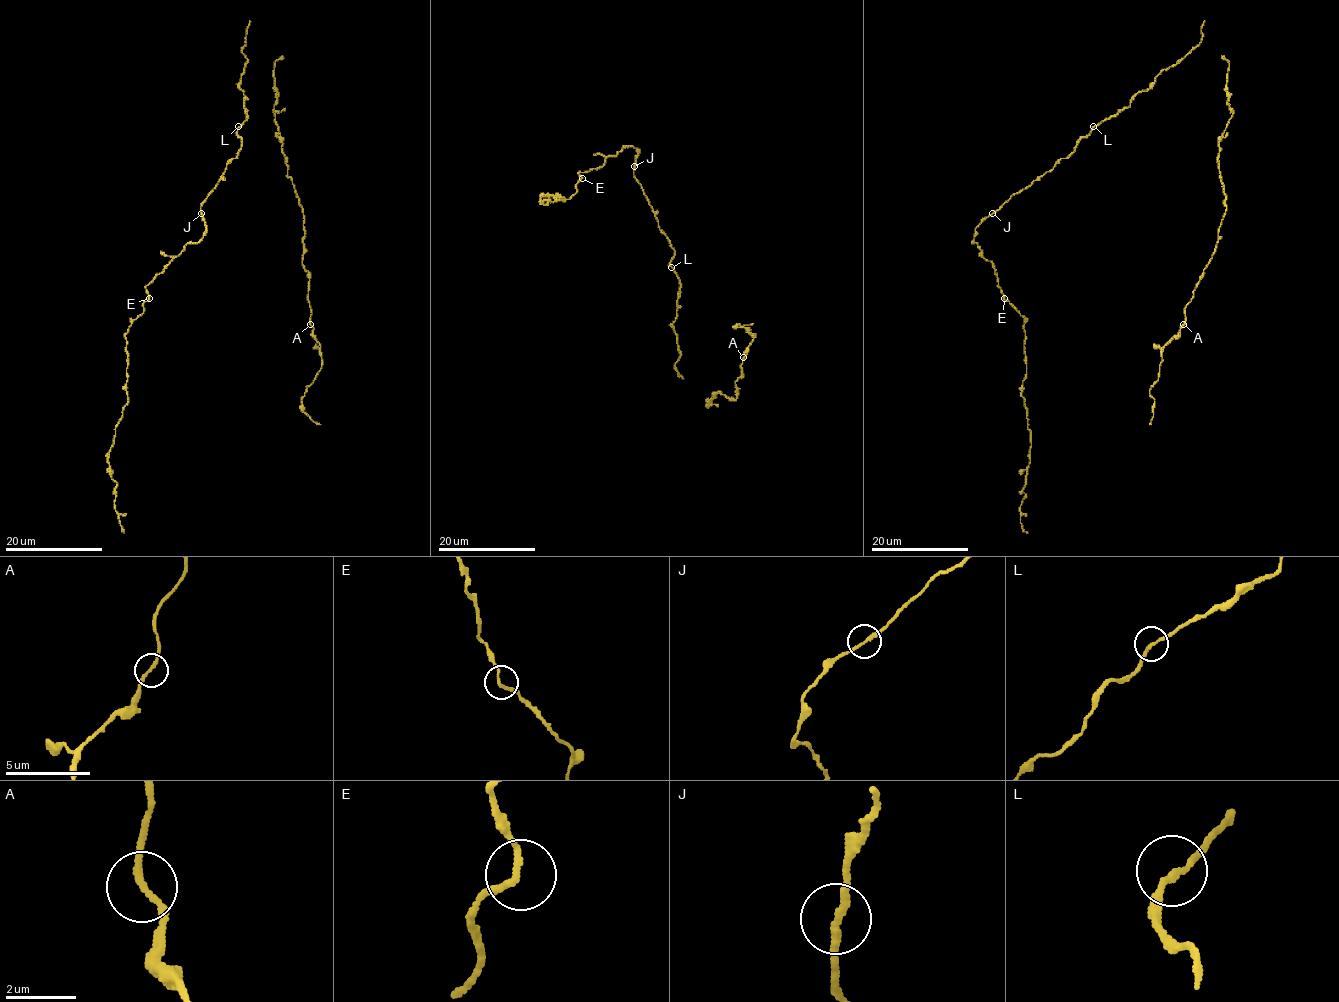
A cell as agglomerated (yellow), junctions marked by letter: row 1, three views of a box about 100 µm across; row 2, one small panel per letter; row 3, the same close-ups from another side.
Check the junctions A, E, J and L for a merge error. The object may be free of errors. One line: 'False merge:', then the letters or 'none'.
False merge: none

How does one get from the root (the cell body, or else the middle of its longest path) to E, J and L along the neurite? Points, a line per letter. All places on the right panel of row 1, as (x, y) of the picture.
E: (1120, 111), (1098, 123), (1077, 141), (1073, 152), (1014, 194), (975, 229), (973, 242), (992, 263), (1004, 298)
J: (1120, 111), (1098, 123), (1077, 141), (1073, 152), (992, 213)
L: (1120, 111), (1093, 126)

